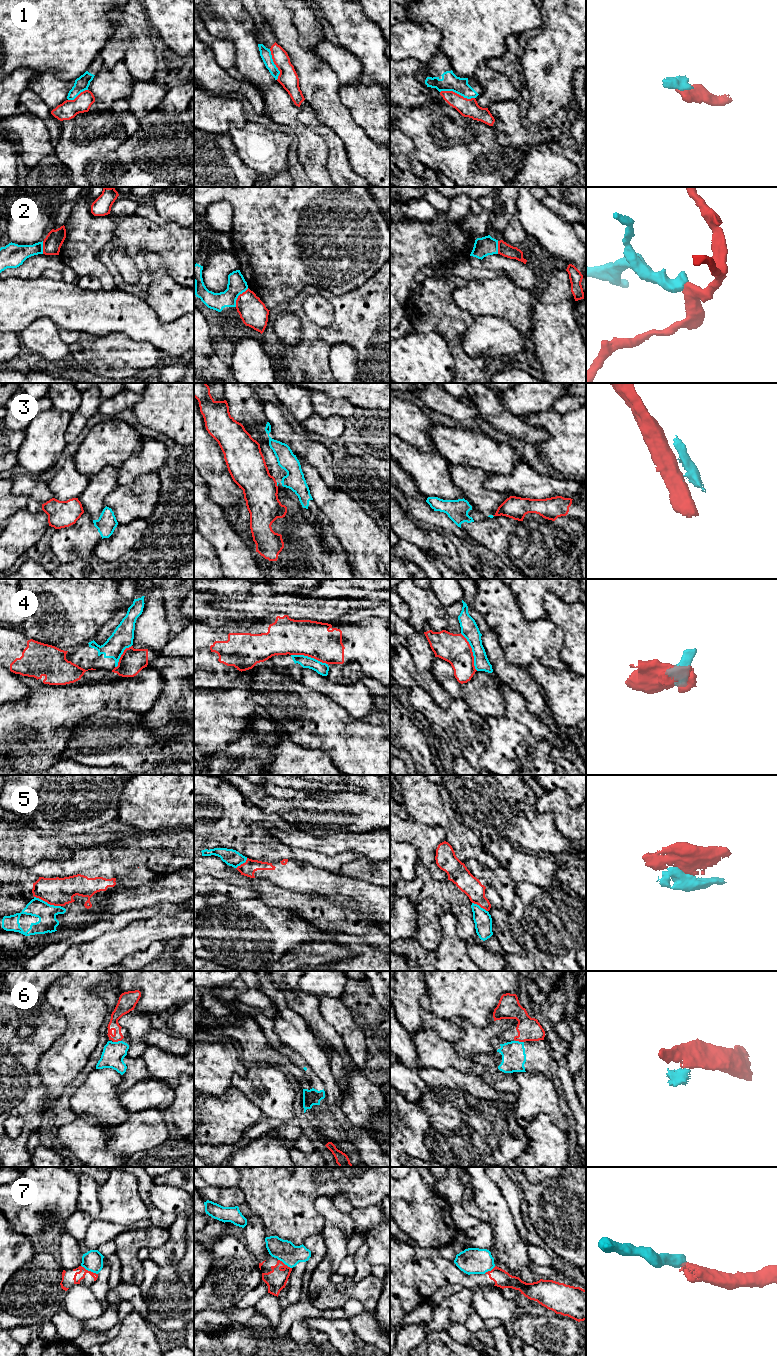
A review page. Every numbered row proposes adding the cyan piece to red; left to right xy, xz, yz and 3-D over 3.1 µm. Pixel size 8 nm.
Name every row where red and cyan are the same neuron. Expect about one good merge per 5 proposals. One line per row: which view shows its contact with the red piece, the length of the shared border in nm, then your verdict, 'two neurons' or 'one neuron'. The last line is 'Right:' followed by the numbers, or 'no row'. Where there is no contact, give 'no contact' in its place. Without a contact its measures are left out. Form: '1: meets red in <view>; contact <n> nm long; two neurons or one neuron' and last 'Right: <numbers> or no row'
1: meets red in yz; contact 280 nm long; two neurons
2: meets red in xz; contact 190 nm long; two neurons
3: meets red in xz; contact 40 nm long; two neurons
4: meets red in yz; contact 340 nm long; two neurons
5: meets red in xy; contact 240 nm long; two neurons
6: meets red in yz; contact 70 nm long; two neurons
7: meets red in xy; contact 150 nm long; two neurons
Right: no row

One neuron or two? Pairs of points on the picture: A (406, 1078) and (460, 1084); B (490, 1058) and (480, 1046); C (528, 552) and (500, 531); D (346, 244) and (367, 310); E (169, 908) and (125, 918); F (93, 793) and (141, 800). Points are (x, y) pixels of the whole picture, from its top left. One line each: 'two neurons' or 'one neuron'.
A: one neuron
B: two neurons
C: one neuron
D: two neurons
E: one neuron
F: two neurons

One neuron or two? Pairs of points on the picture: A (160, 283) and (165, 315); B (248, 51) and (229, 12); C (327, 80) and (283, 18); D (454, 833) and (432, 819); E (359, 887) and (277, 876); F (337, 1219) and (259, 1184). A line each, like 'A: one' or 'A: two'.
A: one
B: one
C: one
D: one
E: one
F: two

